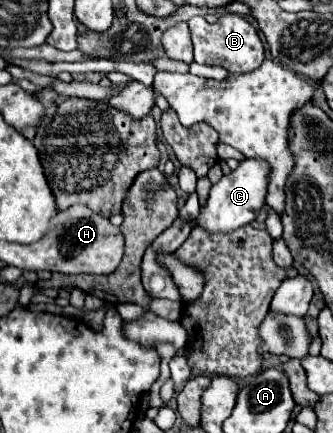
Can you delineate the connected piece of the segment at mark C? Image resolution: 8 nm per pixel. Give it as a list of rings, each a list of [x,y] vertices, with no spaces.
[[[247,158],[245,162],[241,162],[237,170],[233,170],[231,174],[223,176],[217,184],[213,184],[207,206],[201,210],[195,224],[205,228],[207,232],[233,232],[255,220],[255,216],[259,214],[257,210],[261,210],[265,204],[269,174],[269,162],[261,162],[261,158]]]

